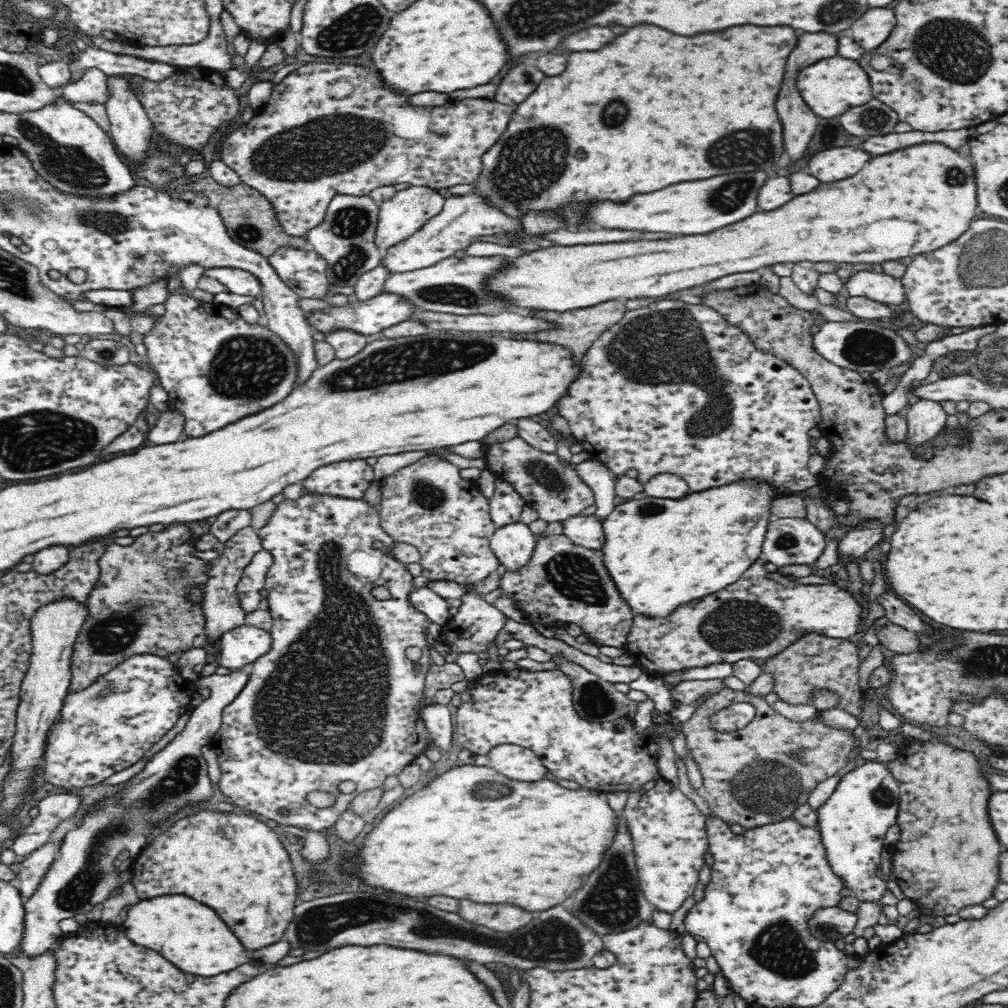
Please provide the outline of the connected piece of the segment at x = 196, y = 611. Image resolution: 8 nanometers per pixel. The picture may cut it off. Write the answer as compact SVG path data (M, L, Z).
M182 524L168 526L164 532L144 533L137 536L130 546L114 543L107 545L104 554L101 554L98 560L100 574L86 600L90 616L88 622L84 622L78 644L73 649L73 678L67 695L86 690L88 686L98 682L98 677L108 674L135 654L158 654L168 657L190 648L204 648L207 639L201 603L190 602L187 595L192 587L204 590L210 562L194 556L193 551L196 549L192 532Z

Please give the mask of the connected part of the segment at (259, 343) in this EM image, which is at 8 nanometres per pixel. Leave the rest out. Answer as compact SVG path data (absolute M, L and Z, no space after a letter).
M177 291L168 294L163 304L166 313L144 334L143 343L147 348L147 362L157 370L161 385L169 394L168 410L184 416L186 436L200 438L240 418L258 414L282 402L294 390L297 374L294 353L264 322L248 324L235 309L199 301Z

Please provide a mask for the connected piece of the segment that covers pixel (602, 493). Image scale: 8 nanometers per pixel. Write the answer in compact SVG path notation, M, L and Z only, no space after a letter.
M592 459L574 465L580 479L594 492L597 519L602 521L614 510L615 474Z

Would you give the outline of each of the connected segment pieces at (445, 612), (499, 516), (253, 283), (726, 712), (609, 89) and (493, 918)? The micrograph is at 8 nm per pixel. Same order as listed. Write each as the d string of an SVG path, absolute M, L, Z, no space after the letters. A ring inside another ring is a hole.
M427 586L415 587L408 594L408 601L412 608L427 617L428 622L441 626L449 622L453 613L446 599L432 592Z
M496 480L495 491L489 499L490 518L496 528L520 522L520 514L525 504L525 500L512 488L512 485Z
M231 267L204 270L202 277L210 277L221 282L234 294L257 296L262 290L261 280L255 274Z
M751 702L725 703L722 710L712 714L708 721L714 731L731 733L743 729L755 716L755 706Z
M634 26L626 34L618 36L612 46L604 46L598 52L573 52L567 57L567 67L560 76L544 77L538 88L524 101L516 106L512 113L507 130L503 132L497 144L483 155L483 165L478 178L474 181L474 192L485 200L488 205L496 207L498 211L512 219L523 219L528 213L550 213L566 222L566 230L580 228L584 222L584 206L592 202L626 202L634 194L648 194L656 192L660 188L666 188L670 184L686 182L686 180L704 180L720 174L732 174L732 172L754 172L754 170L766 170L772 164L778 162L782 156L784 144L782 144L782 124L774 110L778 90L784 78L788 54L796 46L796 32L788 26L736 26L724 34L700 34L696 38L684 38L676 34L668 34L666 30L660 30L656 26ZM564 154L568 154L568 172L560 172Z
M460 900L458 914L472 924L486 926L496 932L514 932L526 926L535 914L516 906L482 906L470 900Z

